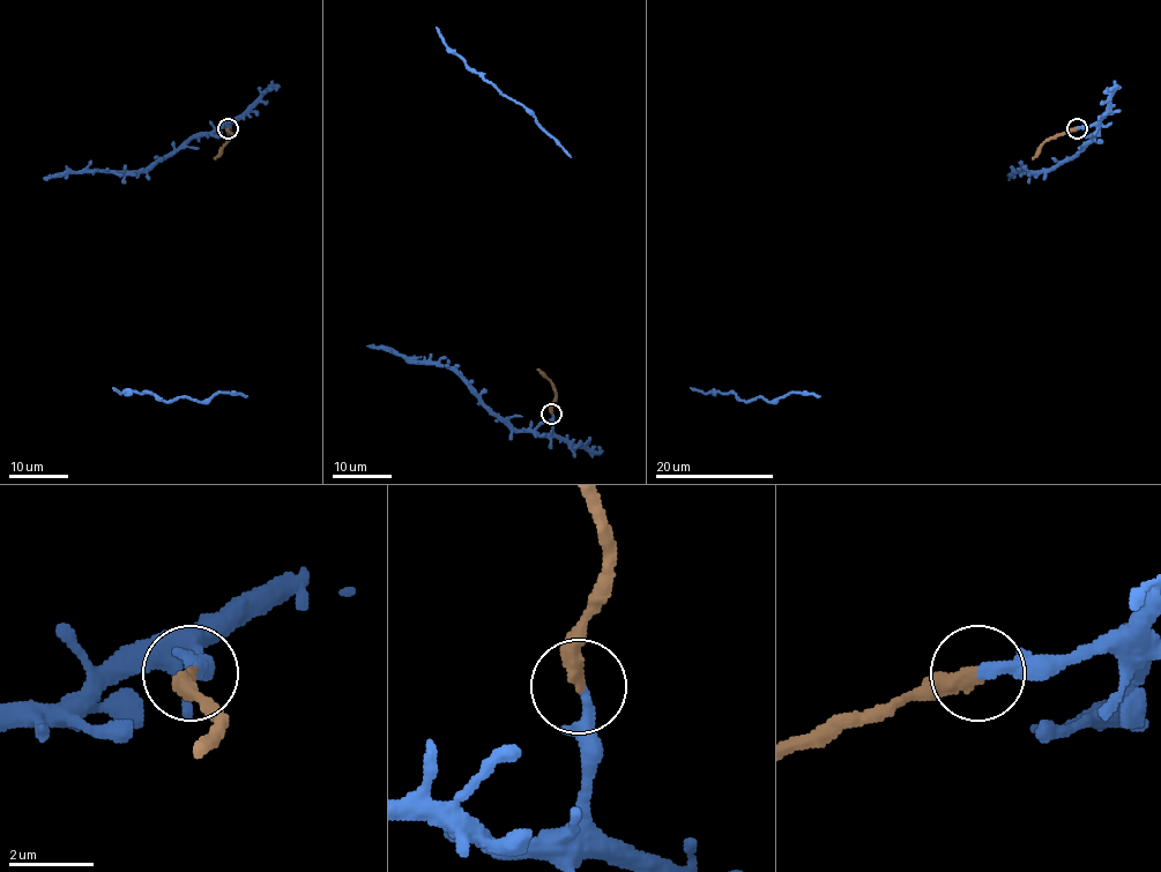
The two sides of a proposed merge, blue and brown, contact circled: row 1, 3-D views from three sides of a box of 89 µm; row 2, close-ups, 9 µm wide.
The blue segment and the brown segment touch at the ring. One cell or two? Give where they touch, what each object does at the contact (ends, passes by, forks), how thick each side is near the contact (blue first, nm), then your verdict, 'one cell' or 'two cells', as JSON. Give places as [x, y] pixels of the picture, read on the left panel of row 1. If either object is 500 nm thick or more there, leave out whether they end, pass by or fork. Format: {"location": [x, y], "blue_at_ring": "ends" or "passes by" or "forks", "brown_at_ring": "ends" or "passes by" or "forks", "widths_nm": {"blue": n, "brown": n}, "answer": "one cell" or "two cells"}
{"location": [228, 128], "blue_at_ring": "ends", "brown_at_ring": "ends", "widths_nm": {"blue": 280, "brown": 360}, "answer": "two cells"}

